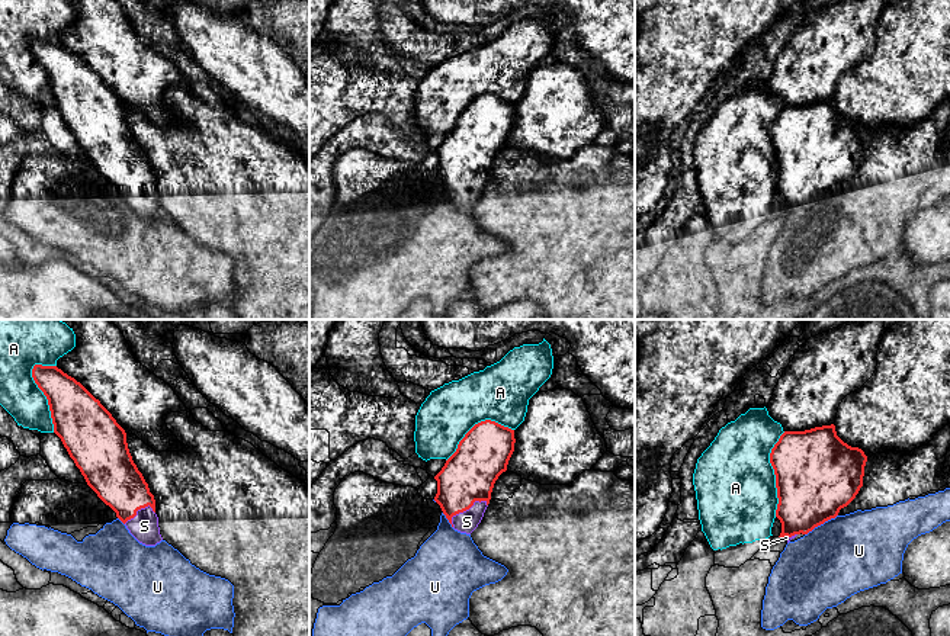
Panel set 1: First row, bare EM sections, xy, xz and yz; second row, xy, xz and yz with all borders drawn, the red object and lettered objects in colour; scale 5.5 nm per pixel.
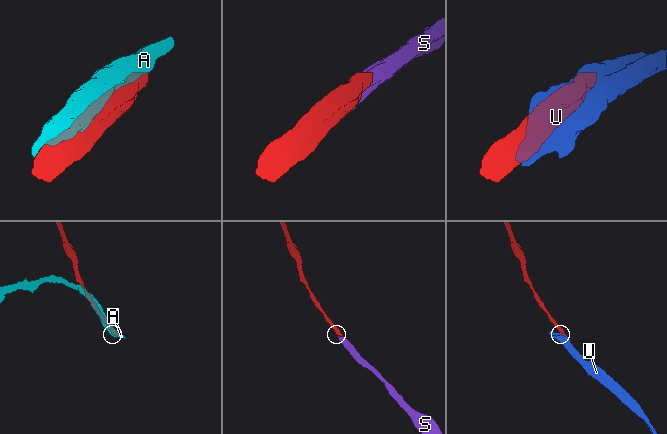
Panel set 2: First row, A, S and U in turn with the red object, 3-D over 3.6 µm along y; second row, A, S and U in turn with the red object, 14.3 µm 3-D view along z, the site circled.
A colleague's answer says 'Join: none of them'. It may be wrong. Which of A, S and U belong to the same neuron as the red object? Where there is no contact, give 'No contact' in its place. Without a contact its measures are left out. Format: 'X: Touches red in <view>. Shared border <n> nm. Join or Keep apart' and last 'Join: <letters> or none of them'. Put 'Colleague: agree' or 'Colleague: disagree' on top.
Colleague: disagree
A: Touches red in xy. Shared border 400 nm. Keep apart
S: Touches red in xz. Shared border 240 nm. Join
U: Touches red in yz. Shared border 220 nm. Keep apart
Join: S

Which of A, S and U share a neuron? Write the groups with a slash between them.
A / S / U

